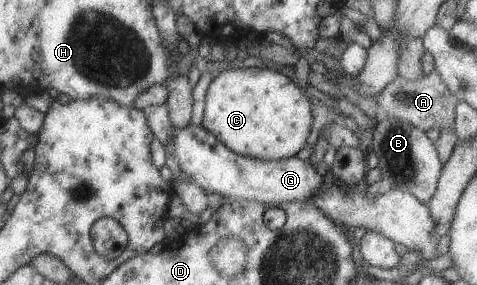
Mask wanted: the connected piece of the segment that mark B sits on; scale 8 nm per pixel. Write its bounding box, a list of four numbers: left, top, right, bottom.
[371,119,442,202]

